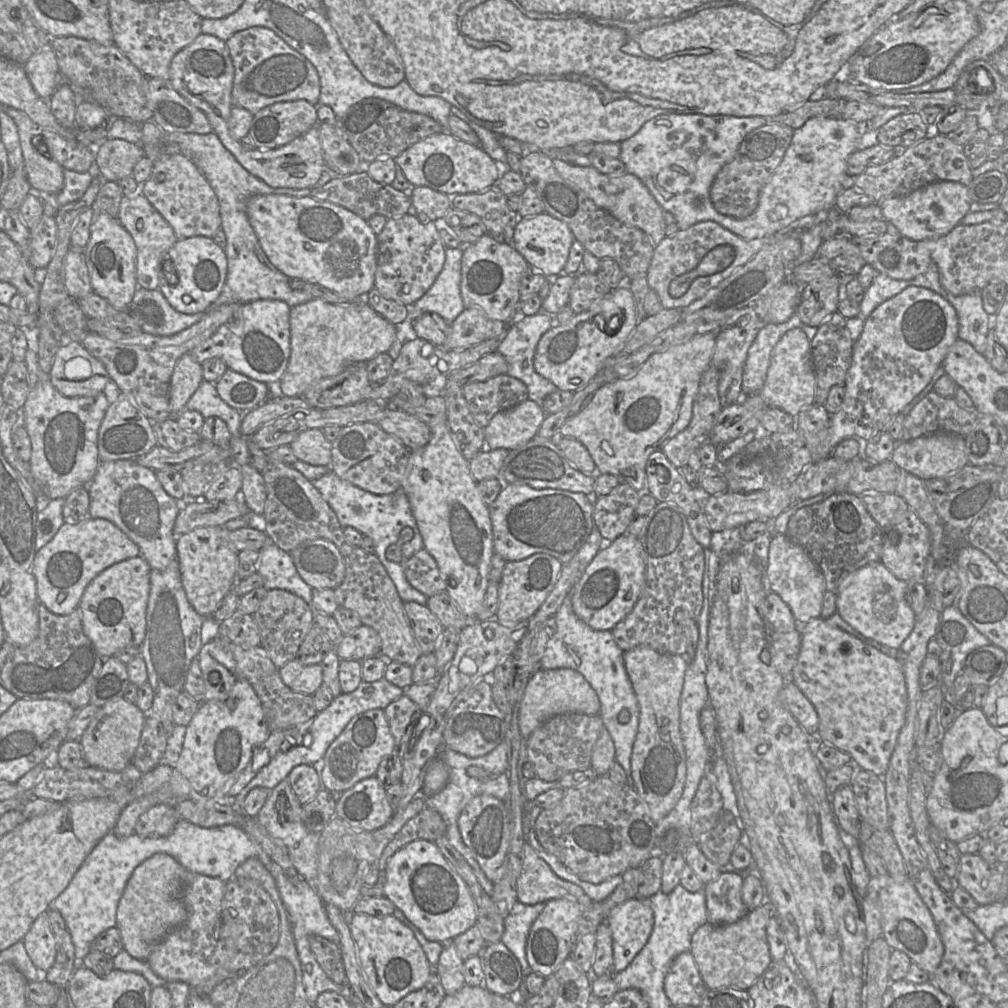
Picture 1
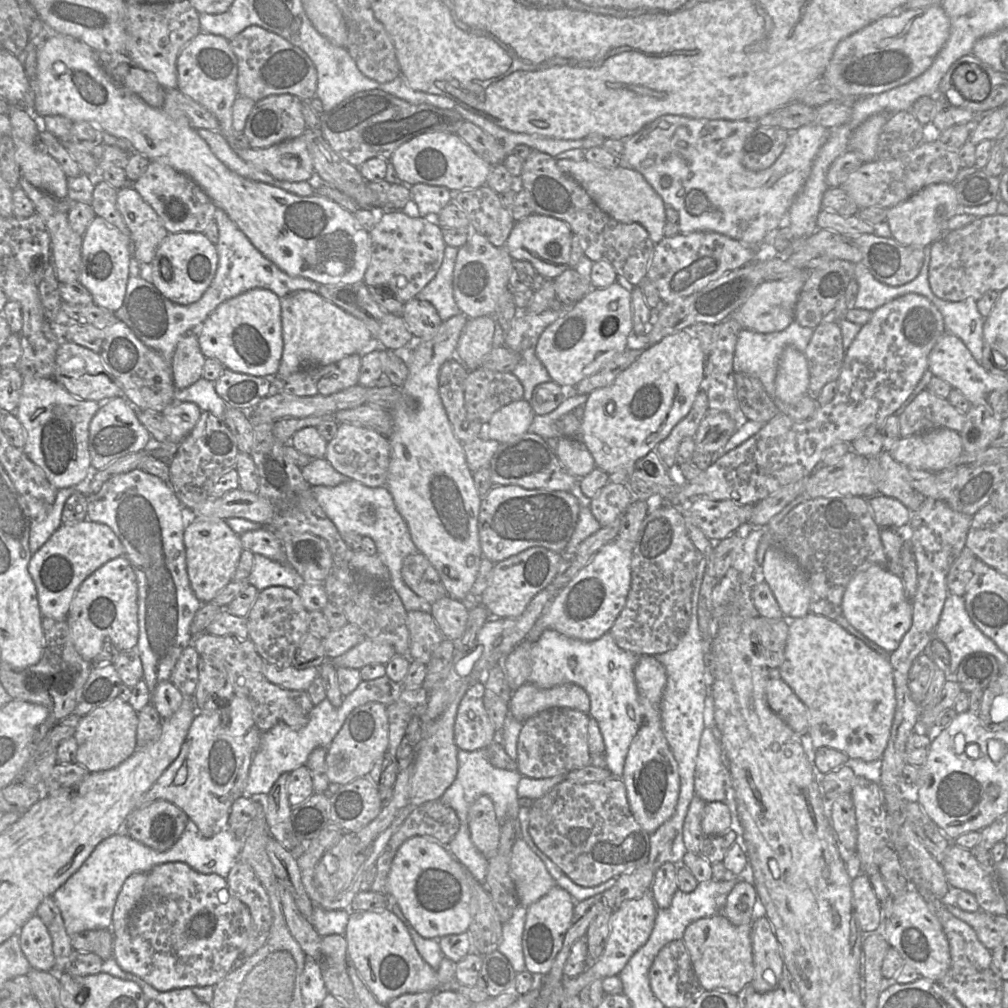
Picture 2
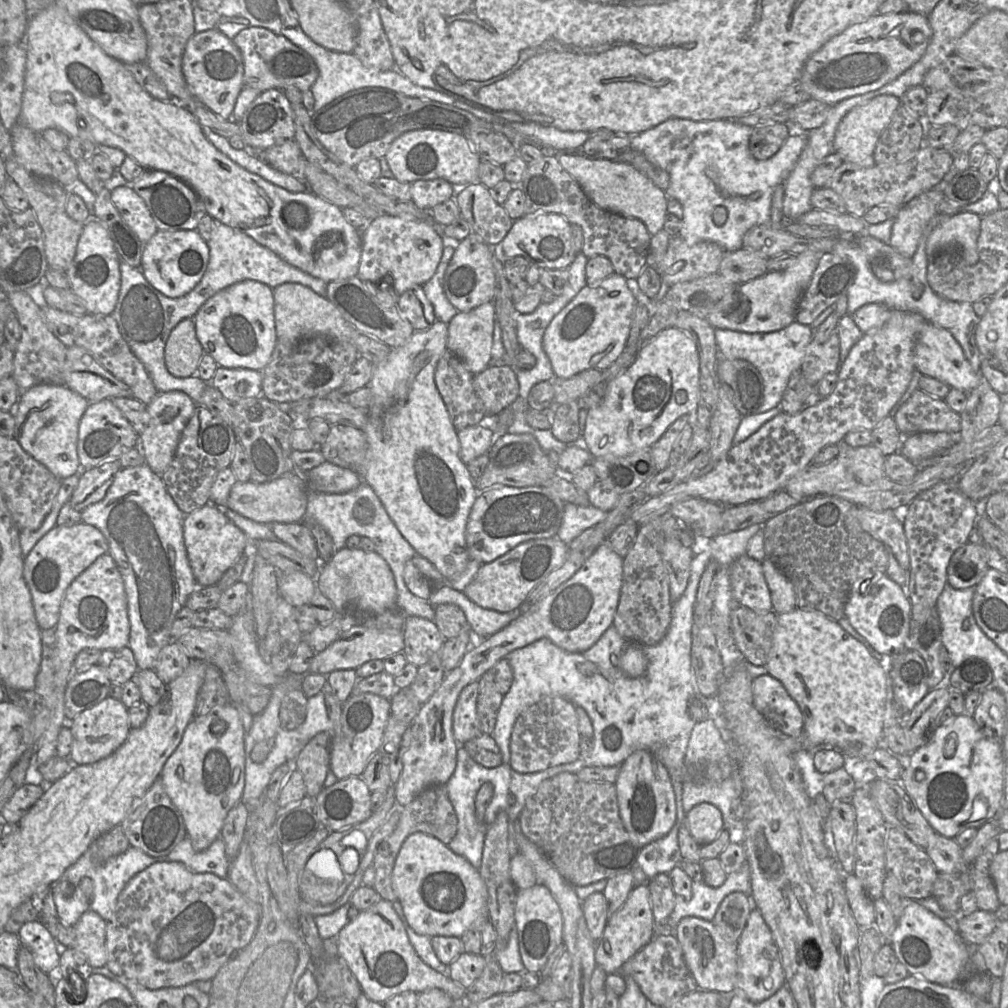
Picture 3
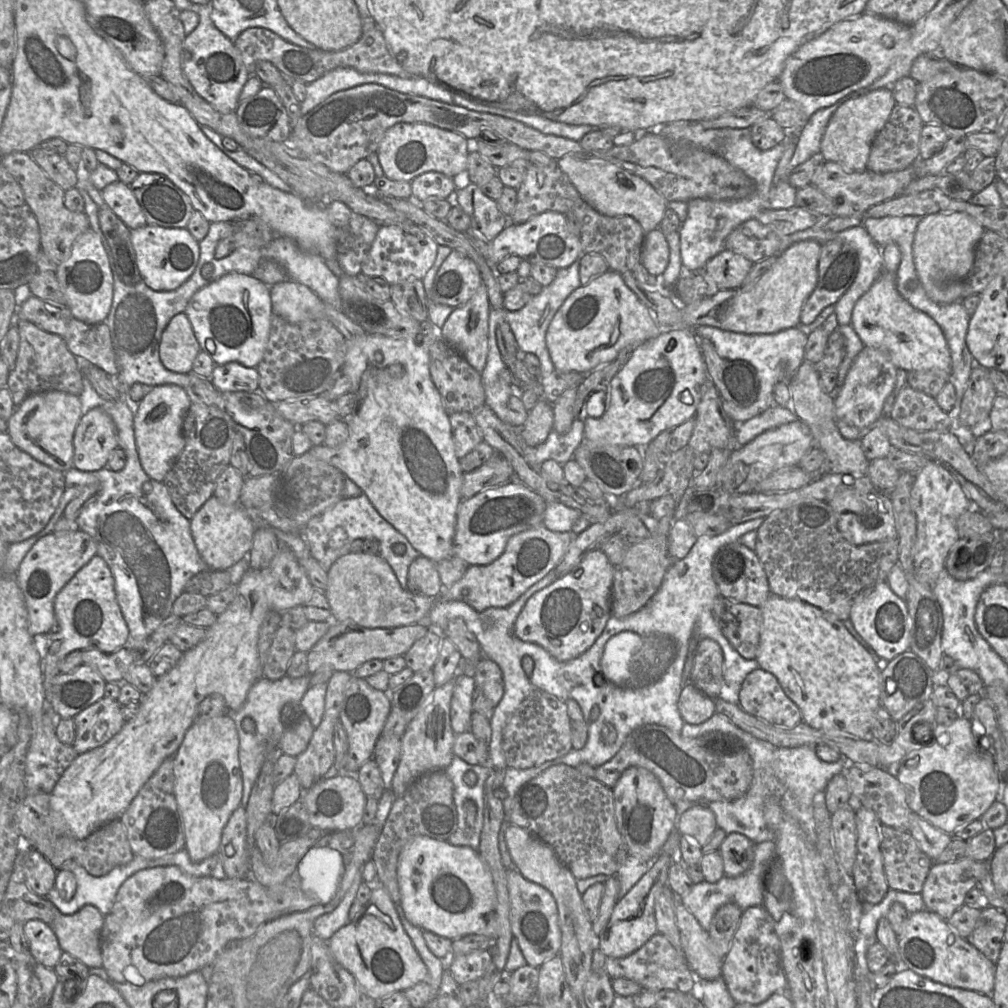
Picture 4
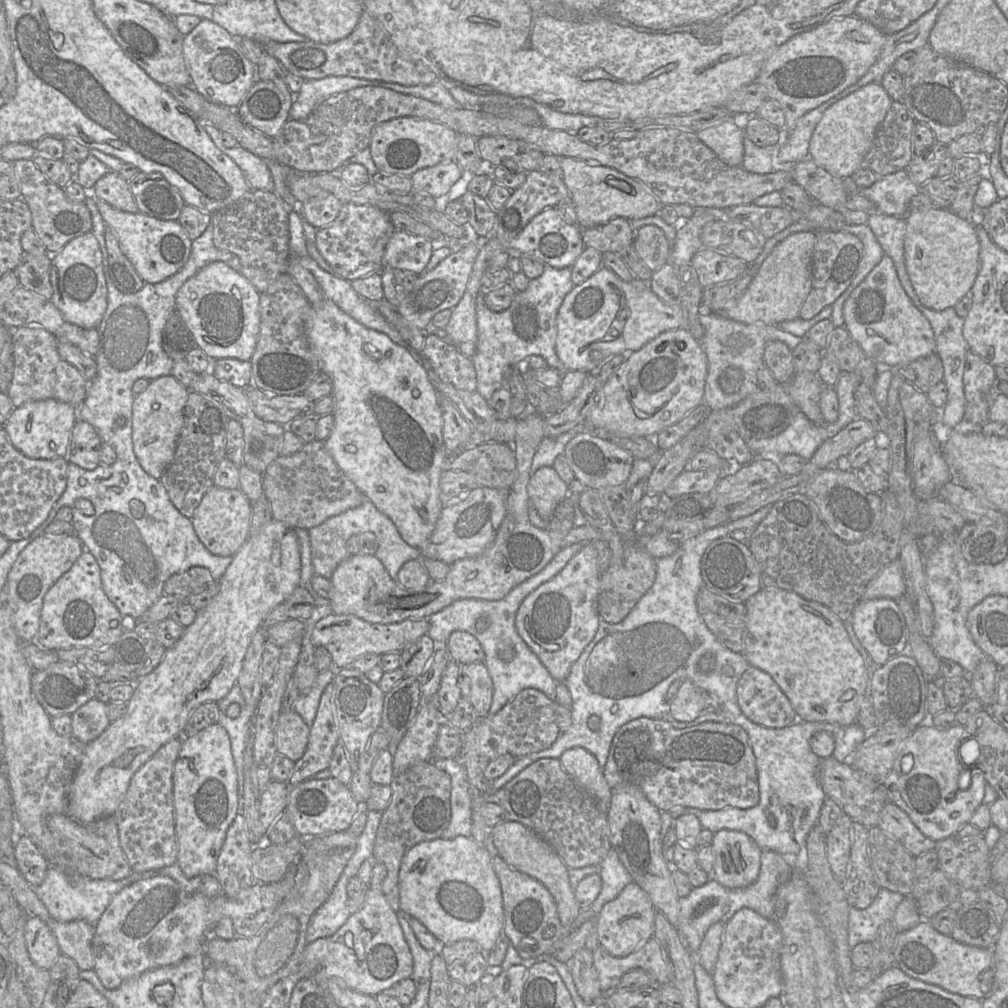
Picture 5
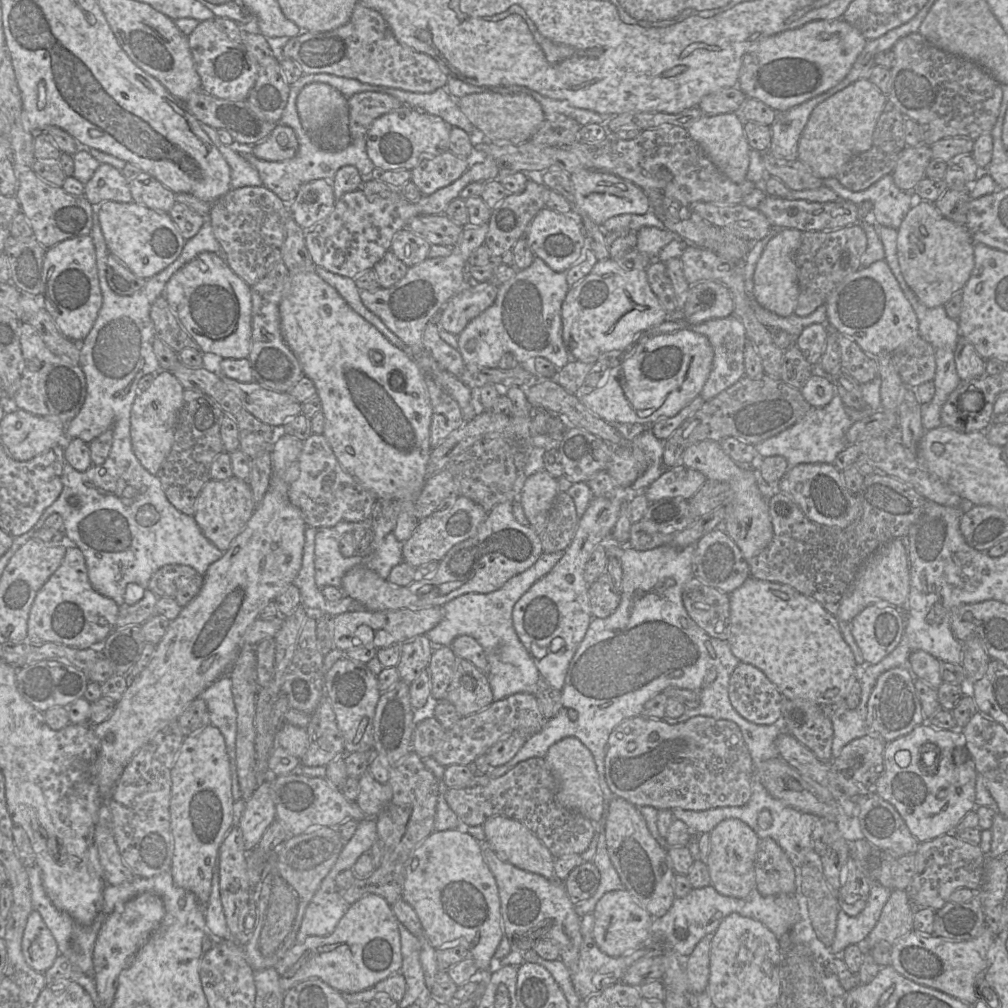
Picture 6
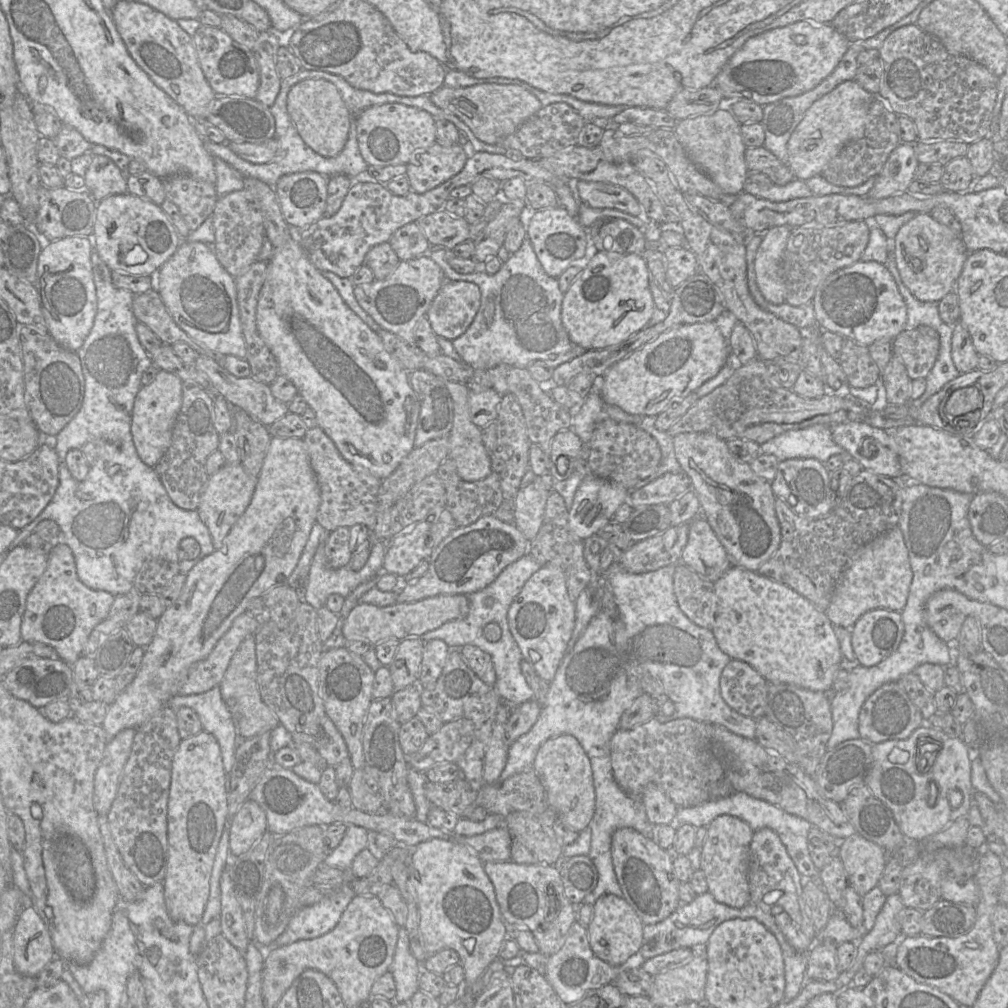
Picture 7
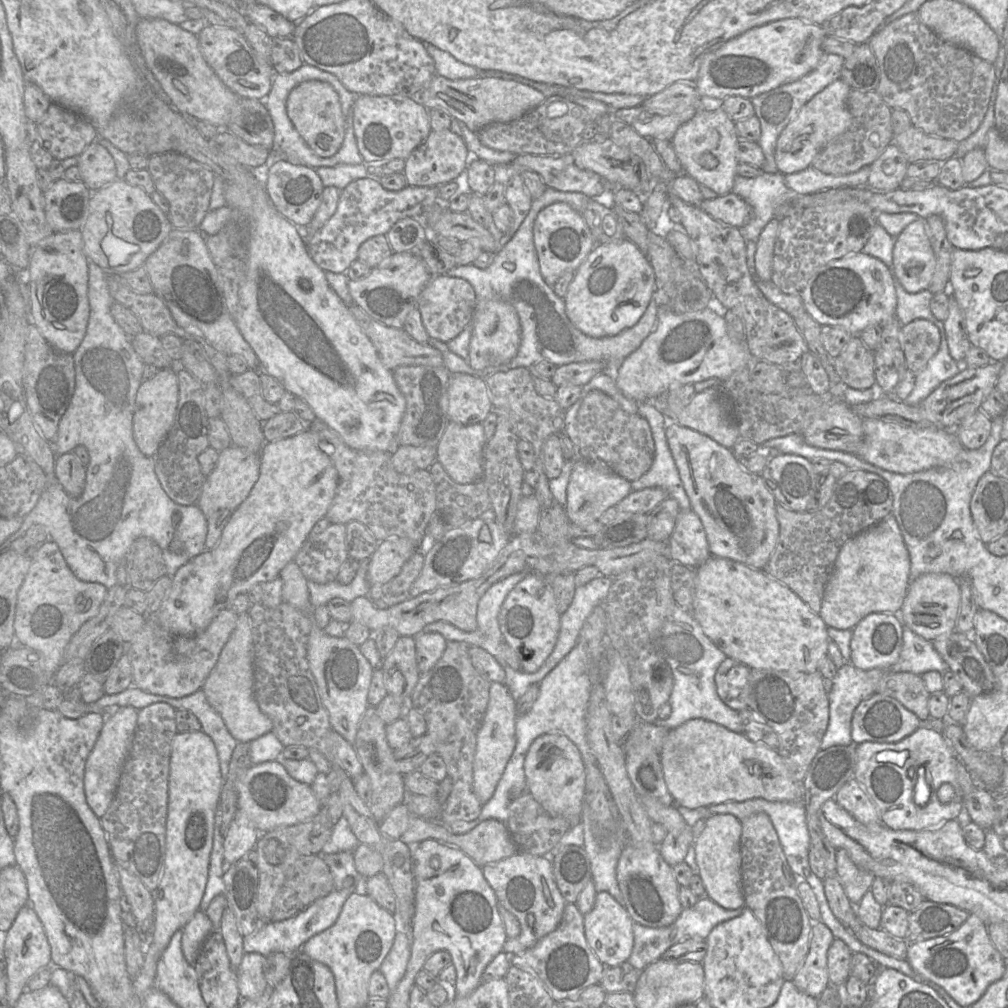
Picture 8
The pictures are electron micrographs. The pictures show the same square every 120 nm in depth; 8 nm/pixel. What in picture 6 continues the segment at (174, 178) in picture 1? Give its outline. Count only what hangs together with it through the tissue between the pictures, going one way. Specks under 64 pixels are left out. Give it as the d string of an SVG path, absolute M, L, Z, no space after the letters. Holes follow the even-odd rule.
M146 172L129 180L129 187L132 200L150 209L168 213L176 203L175 193Z

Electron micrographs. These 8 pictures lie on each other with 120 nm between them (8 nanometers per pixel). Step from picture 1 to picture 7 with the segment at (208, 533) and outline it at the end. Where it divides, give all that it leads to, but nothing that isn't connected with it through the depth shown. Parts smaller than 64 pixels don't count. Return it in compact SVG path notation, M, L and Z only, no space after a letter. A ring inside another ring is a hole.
M226 462L221 469L209 476L196 510L210 532L215 550L223 547L224 539L249 506L256 488L256 481L257 478L249 475L241 463Z

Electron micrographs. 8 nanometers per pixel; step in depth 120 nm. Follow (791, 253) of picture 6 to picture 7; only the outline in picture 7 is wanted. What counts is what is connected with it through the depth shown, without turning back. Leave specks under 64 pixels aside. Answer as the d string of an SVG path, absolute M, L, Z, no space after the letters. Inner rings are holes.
M786 225L768 229L756 251L754 260L759 290L768 302L777 305L786 302L782 258L790 233L791 227Z

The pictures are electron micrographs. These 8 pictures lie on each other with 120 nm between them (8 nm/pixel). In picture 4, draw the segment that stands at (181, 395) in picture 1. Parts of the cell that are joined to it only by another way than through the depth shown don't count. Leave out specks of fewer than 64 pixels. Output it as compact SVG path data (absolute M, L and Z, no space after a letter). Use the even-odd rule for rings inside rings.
M187 315L174 316L164 329L160 341L160 361L163 366L176 373L189 374L201 351Z

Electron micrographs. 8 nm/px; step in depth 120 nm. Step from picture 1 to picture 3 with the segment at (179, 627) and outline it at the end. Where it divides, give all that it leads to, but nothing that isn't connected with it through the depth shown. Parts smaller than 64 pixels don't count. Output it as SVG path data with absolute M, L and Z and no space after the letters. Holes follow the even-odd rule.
M146 464L122 468L105 497L86 507L82 522L97 527L105 536L108 553L124 580L130 621L131 648L138 669L153 669L162 650L171 641L171 627L188 596L199 586L184 540L184 514L168 493L161 475Z

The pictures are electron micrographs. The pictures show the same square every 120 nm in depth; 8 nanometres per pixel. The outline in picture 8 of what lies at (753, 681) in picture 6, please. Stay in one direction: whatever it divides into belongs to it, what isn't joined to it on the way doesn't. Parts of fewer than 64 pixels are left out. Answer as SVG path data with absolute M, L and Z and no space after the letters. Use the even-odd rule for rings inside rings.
M728 657L715 674L715 685L720 699L738 712L748 708L749 674L749 667Z

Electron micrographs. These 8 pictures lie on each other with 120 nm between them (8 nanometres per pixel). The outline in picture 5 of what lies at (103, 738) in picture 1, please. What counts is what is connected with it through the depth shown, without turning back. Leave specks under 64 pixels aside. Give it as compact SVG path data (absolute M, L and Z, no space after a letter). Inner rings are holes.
M91 699L78 708L72 718L72 735L84 744L98 738L111 723L107 703Z

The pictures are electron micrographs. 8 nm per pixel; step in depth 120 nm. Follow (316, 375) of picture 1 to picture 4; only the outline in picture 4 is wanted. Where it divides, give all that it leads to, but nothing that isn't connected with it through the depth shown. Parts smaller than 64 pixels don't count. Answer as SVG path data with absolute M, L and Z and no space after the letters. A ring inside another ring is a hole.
M293 280L270 287L272 314L291 324L327 319L325 303L306 285Z

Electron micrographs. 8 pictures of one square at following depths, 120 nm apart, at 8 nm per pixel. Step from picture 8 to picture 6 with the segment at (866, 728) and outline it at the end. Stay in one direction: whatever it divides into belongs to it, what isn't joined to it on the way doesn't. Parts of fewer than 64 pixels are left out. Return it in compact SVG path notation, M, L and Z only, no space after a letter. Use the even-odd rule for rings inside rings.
M907 666L889 669L878 677L867 703L868 734L877 735L885 741L893 741L909 734L916 726L926 723L914 681L915 676Z

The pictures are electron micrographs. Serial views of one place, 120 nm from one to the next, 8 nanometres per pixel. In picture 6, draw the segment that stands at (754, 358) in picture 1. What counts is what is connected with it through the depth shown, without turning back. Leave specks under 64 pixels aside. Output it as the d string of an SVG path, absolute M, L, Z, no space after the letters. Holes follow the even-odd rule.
M734 315L725 318L711 319L695 325L688 325L686 328L690 328L692 331L706 336L714 350L712 370L700 393L704 401L708 401L734 385L745 375L744 348L748 341L746 330L741 321Z

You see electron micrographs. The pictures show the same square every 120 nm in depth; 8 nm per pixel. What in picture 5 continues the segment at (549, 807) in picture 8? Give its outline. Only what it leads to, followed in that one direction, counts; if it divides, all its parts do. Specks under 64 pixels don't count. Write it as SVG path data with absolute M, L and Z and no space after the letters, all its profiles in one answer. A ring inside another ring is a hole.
M572 747L570 749L565 750L562 755L558 758L561 762L561 765L565 769L565 771L583 788L585 789L594 799L600 804L600 806L604 809L607 809L608 815L608 807L611 798L611 789L608 786L603 773L599 767L598 761L594 755L588 752L586 749L582 747Z

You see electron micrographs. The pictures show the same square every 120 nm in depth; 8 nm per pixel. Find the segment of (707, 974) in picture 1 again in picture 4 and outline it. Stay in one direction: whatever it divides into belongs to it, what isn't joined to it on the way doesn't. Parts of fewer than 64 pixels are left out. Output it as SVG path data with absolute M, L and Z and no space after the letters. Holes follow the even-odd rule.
M675 895L676 925L681 938L682 953L690 969L704 980L714 980L722 977L723 959L718 957L716 947L710 940L708 931L704 930L696 918L683 906L681 896Z

